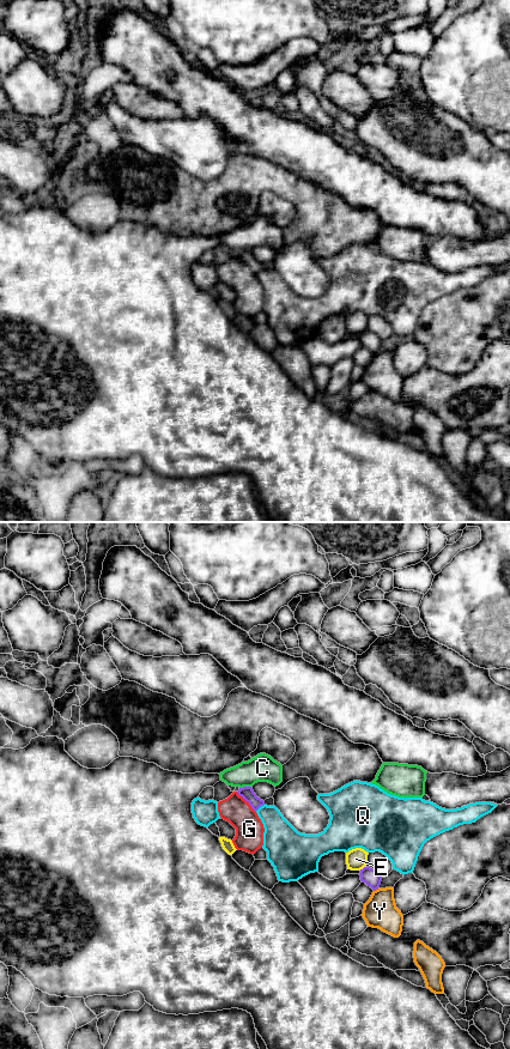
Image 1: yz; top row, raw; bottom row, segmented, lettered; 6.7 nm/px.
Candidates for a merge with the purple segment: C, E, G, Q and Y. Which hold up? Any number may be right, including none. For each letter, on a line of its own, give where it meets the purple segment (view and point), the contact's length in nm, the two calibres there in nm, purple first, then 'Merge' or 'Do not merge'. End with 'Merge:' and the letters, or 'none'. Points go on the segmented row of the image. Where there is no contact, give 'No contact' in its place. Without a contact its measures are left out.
C: Touches purple at yz (244, 787). Shared border 80 nm. Thickness 90 nm (purple) against 190 nm. Do not merge
E: Touches purple at yz (363, 868). Shared border 50 nm. Thickness 110 nm (purple) against 140 nm. Do not merge
G: Touches purple at yz (247, 801). Shared border 190 nm. Thickness 90 nm (purple) against 190 nm. Do not merge
Q: Touches purple at yz (259, 807). Shared border 80 nm. Thickness 90 nm (purple) against 220 nm. Do not merge
Y: Touches purple at yz (376, 889). Shared border 40 nm. Thickness 110 nm (purple) against 220 nm. Do not merge
Merge: none

